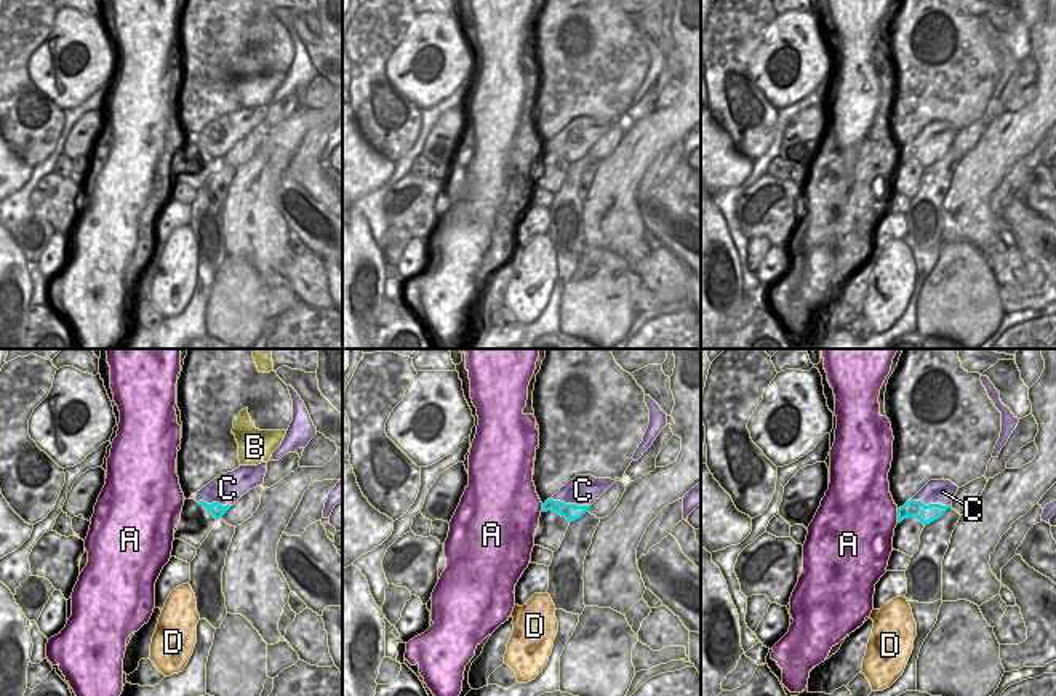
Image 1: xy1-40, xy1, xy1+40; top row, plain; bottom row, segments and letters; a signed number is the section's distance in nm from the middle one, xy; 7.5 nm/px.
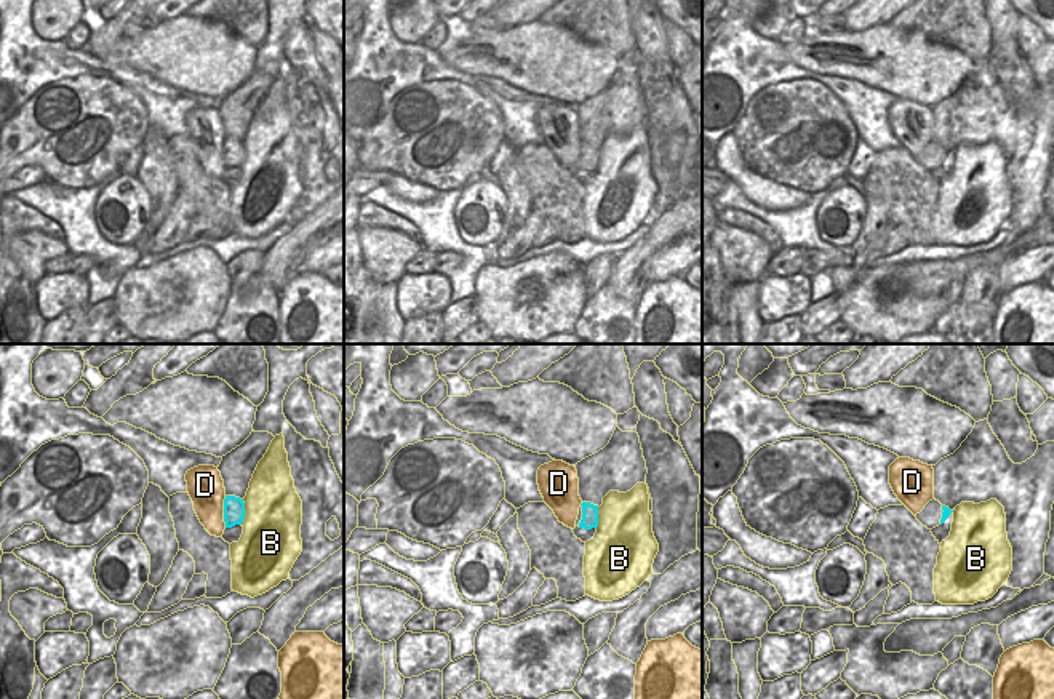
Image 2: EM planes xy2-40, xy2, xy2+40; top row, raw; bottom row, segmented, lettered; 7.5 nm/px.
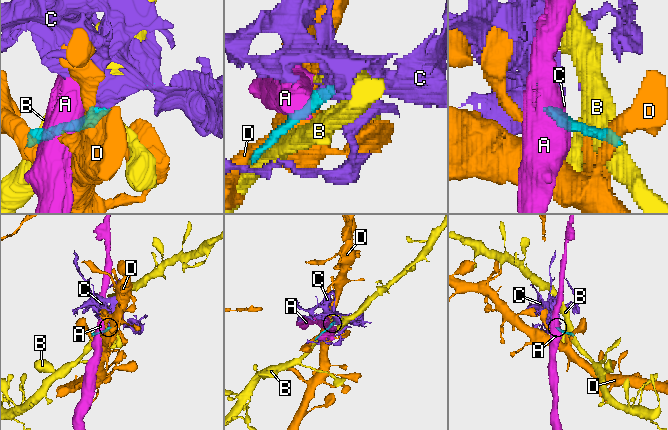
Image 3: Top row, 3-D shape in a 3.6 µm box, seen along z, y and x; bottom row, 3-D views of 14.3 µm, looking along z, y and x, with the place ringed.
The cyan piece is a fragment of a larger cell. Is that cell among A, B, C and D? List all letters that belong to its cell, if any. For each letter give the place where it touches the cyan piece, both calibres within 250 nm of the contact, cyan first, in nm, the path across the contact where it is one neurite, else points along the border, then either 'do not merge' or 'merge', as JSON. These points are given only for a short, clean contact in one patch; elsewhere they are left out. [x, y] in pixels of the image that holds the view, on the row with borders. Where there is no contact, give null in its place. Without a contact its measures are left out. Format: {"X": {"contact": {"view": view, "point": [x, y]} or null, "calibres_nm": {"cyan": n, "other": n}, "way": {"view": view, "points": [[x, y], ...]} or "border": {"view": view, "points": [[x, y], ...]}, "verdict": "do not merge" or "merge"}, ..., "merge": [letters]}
{"A": {"contact": {"view": "xy1+40", "point": [898, 516]}, "calibres_nm": {"cyan": 140, "other": 480}, "verdict": "do not merge"}, "B": {"contact": {"view": "xy2-40", "point": [243, 512]}, "calibres_nm": {"cyan": 170, "other": 440}, "verdict": "do not merge"}, "C": {"contact": {"view": "xy1", "point": [570, 504]}, "calibres_nm": {"cyan": 130, "other": 240}, "border": {"view": "xy1", "points": [[551, 498], [589, 506]]}, "verdict": "do not merge"}, "D": {"contact": {"view": "xy2-40", "point": [224, 512]}, "calibres_nm": {"cyan": 170, "other": 280}, "border": {"view": "xy2-40", "points": [[226, 496], [224, 527]]}, "verdict": "do not merge"}, "merge": []}

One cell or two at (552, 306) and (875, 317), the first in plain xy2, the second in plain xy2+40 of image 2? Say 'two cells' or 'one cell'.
one cell

